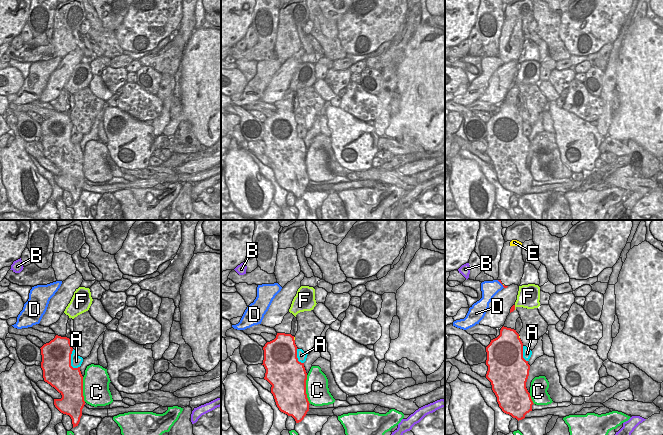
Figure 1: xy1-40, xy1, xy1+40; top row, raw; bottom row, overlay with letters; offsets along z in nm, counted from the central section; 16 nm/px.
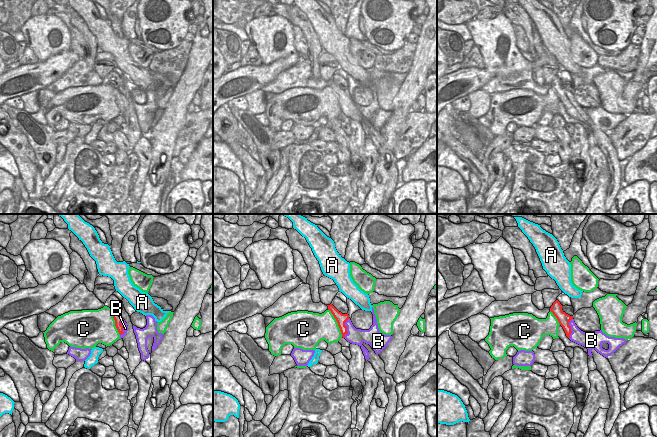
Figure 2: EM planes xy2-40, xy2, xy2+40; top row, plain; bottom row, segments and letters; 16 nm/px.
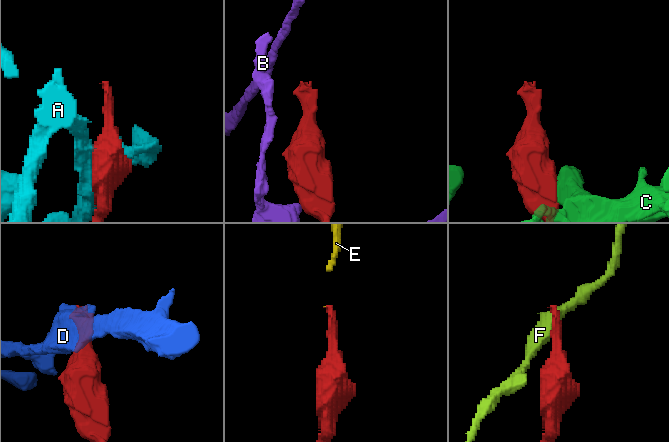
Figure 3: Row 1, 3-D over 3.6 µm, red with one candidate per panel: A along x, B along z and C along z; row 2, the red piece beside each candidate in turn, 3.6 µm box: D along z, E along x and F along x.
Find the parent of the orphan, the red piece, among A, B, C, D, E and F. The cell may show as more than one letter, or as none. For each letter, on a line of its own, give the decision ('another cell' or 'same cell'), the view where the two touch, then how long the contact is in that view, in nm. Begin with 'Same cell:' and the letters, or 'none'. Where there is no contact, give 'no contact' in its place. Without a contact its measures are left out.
Same cell: E
A: another cell | xy1-40 | 340 nm
B: another cell | xy2 | 340 nm
C: another cell | xy1 | 460 nm
D: another cell | xy1+40 | 170 nm
E: same cell | xy1 | 70 nm
F: another cell | xy1+40 | 80 nm

